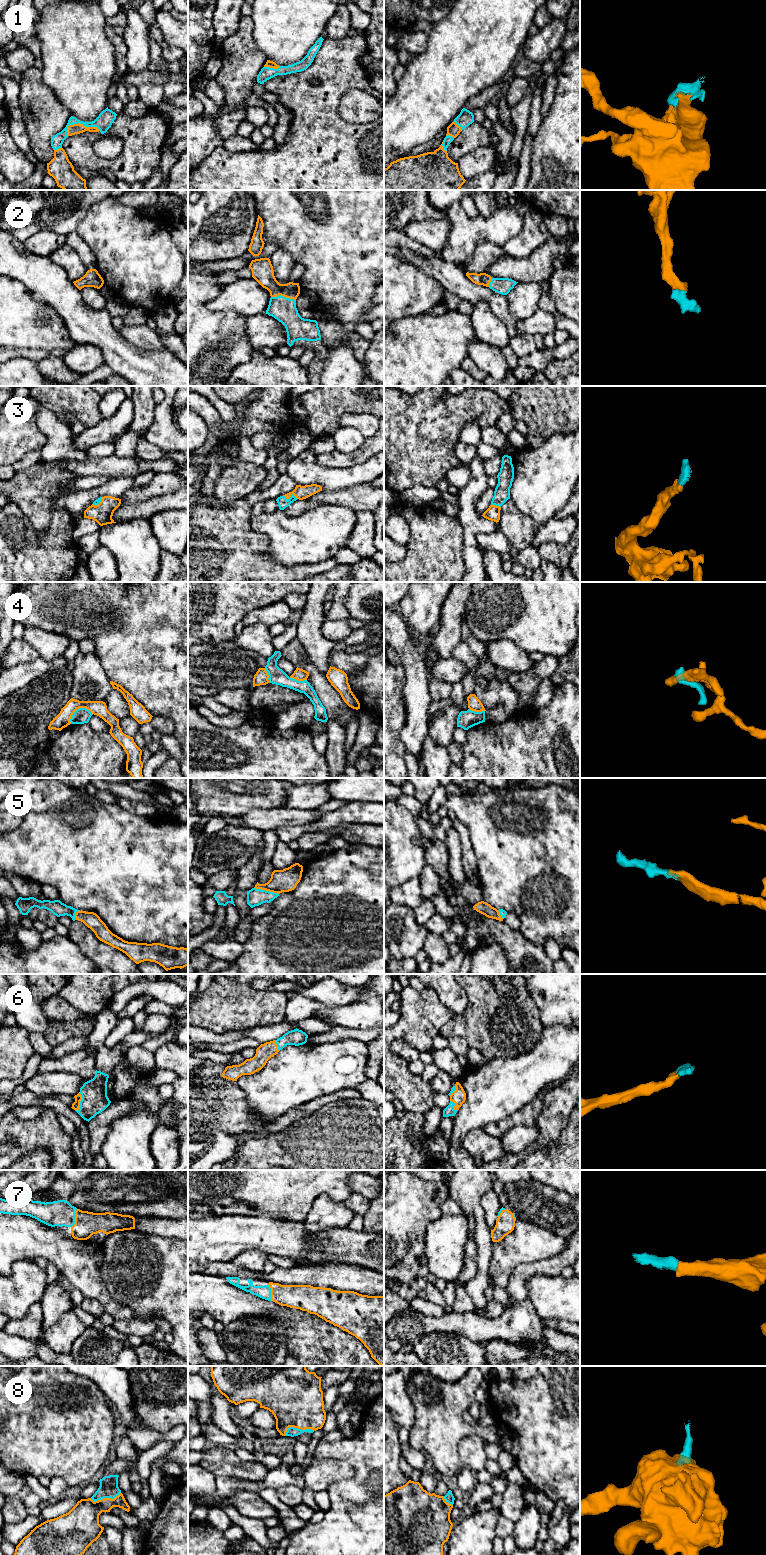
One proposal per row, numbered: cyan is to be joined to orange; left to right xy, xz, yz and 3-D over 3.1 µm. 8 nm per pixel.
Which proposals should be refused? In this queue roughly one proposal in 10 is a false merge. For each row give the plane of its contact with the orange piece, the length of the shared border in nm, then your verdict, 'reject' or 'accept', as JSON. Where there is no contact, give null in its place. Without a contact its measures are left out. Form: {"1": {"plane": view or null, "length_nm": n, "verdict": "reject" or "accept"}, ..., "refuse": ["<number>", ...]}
{"1": {"plane": "xy", "length_nm": 280, "verdict": "accept"}, "2": {"plane": "xz", "length_nm": 200, "verdict": "accept"}, "3": {"plane": "xz", "length_nm": 120, "verdict": "accept"}, "4": {"plane": "xy", "length_nm": 200, "verdict": "reject"}, "5": {"plane": "xz", "length_nm": 200, "verdict": "accept"}, "6": {"plane": "xy", "length_nm": 160, "verdict": "accept"}, "7": {"plane": "xy", "length_nm": 160, "verdict": "accept"}, "8": {"plane": "xz", "length_nm": 240, "verdict": "accept"}, "refuse": ["4"]}

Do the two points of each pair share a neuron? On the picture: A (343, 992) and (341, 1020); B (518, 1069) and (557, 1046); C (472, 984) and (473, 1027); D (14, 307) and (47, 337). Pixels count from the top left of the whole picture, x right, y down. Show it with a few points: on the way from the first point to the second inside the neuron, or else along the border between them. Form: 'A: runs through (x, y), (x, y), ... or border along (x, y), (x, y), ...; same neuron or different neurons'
A: border along (355, 1001), (333, 1007), (326, 1007), (319, 1003); different neurons
B: runs through (528, 1069), (534, 1069), (547, 1056); same neuron
C: runs through (475, 995), (475, 1016); same neuron
D: runs through (22, 315), (39, 329); same neuron

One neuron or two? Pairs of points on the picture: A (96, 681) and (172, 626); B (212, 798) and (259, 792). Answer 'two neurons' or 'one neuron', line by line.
A: two neurons
B: one neuron

